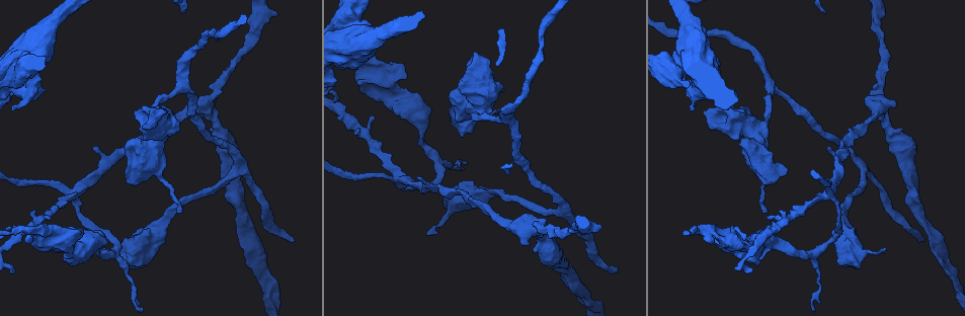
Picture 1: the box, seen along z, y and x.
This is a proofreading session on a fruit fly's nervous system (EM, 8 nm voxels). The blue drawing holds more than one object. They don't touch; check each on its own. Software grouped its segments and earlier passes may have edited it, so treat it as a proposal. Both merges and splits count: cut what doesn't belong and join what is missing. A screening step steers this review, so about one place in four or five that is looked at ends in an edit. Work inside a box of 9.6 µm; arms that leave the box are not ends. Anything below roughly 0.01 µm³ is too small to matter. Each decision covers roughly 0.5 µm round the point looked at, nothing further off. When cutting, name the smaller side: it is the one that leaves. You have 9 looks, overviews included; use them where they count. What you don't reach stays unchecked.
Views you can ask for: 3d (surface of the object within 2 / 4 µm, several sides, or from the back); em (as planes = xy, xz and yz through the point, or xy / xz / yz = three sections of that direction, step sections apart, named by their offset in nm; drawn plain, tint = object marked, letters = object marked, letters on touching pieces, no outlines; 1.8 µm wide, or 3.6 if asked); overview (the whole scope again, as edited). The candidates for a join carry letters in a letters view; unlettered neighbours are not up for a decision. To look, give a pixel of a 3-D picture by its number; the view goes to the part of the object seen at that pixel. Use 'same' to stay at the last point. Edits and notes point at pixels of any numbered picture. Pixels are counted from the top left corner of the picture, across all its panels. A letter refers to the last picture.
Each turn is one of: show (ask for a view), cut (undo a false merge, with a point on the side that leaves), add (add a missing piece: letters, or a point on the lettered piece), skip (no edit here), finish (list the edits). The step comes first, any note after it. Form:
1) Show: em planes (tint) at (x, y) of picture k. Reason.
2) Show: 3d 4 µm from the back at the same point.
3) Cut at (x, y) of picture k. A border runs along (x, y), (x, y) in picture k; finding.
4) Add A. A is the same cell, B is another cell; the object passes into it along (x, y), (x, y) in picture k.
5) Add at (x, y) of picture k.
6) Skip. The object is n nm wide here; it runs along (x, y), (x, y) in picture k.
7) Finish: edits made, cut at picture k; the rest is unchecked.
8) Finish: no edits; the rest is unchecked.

Show: 3d 4 µm at (477, 196) of picture 1. Sudden change in width.

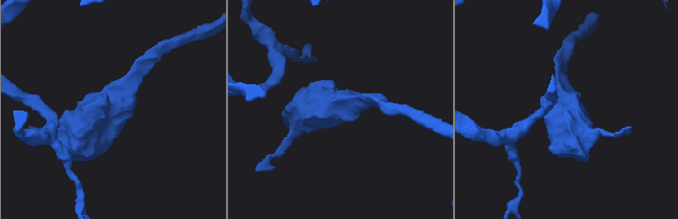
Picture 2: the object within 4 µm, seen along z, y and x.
Show: em 3.6 µm planes (letters) at (119, 99) of picture 2. Need the tissue.

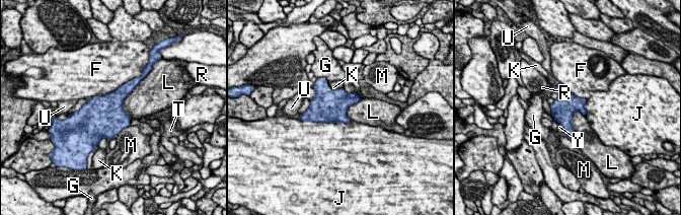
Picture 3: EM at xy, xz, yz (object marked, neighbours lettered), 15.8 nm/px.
Skip. The object is 360 nm wide here; F, G, J, K, L, M, R, T, U and Y are other cells; a border runs along (578, 110), (573, 114), (577, 139) in picture 3; one neuron here.

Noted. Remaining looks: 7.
Show: em planes (letters) at (398, 178) of picture 1. Four-way junction.

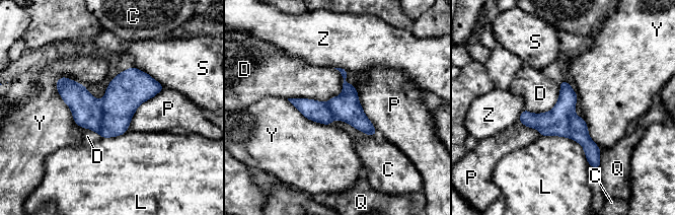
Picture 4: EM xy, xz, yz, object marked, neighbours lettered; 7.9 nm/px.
Cut at (86, 110) of picture 4. C, D, L, P, Q, S, Y and Z are other cells; the part that leaves runs along (574, 117), (594, 162) in picture 4; two neurons meet here.

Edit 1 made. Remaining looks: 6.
Show: overview. See it whole again.

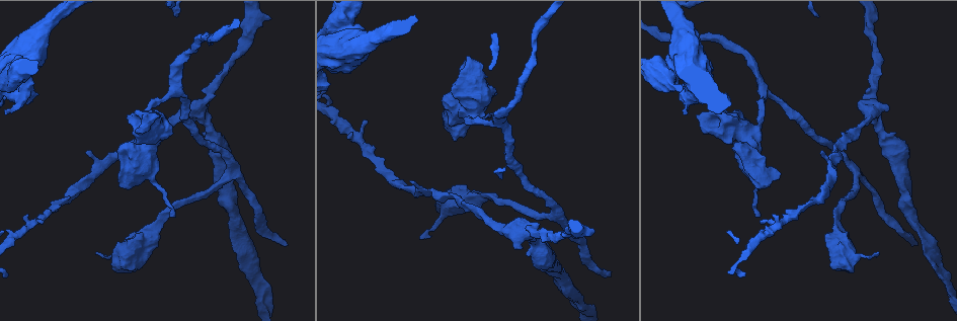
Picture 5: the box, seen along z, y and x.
Show: 3d 2 µm at (368, 122) of picture 5. Free end.

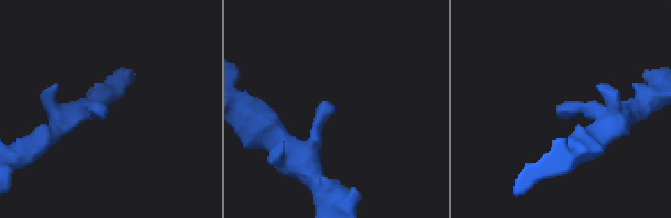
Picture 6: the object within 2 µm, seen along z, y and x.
Show: em yz step 4 (letters) at (564, 117) of picture 6. Need the tissue.

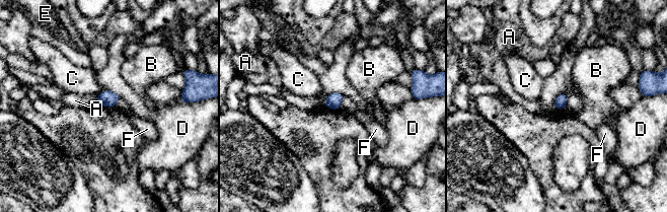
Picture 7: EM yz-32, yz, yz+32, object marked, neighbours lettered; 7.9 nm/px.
Skip. A, B, C, D, E and F are other cells; a border runs along (343, 94), (330, 92), (323, 104) in picture 7; none of them fits.

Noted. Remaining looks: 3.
Show: em yz step 4 (letters) at (911, 245) of picture 5. End of a long branch.

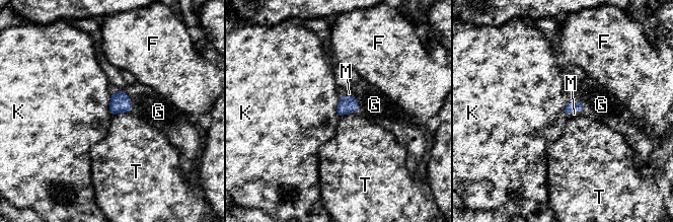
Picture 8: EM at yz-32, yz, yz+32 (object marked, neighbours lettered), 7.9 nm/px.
Add M. The longest contact is with G, 190 nm; M is the same cell, F, G, K and T are other cells; it goes on there.

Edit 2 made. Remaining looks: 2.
Finish: edits made, cut at picture 4, add at picture 8; the rest is unchecked.

